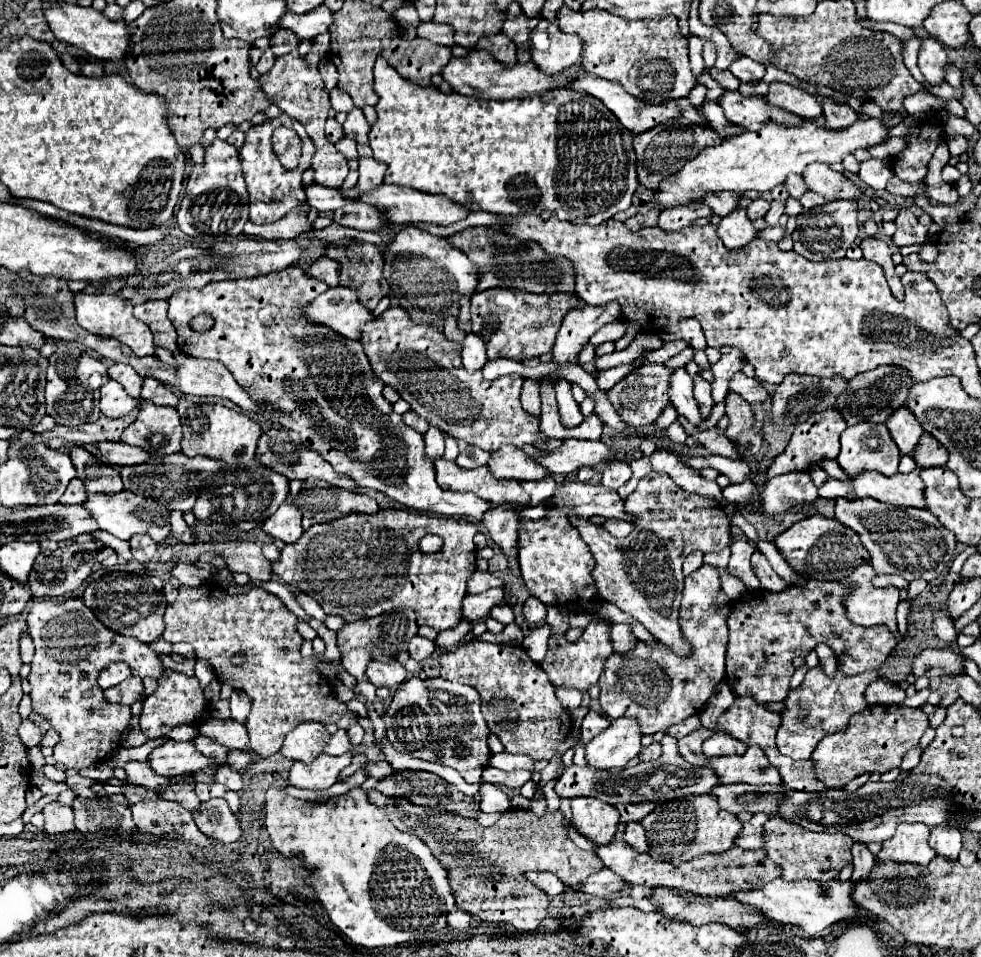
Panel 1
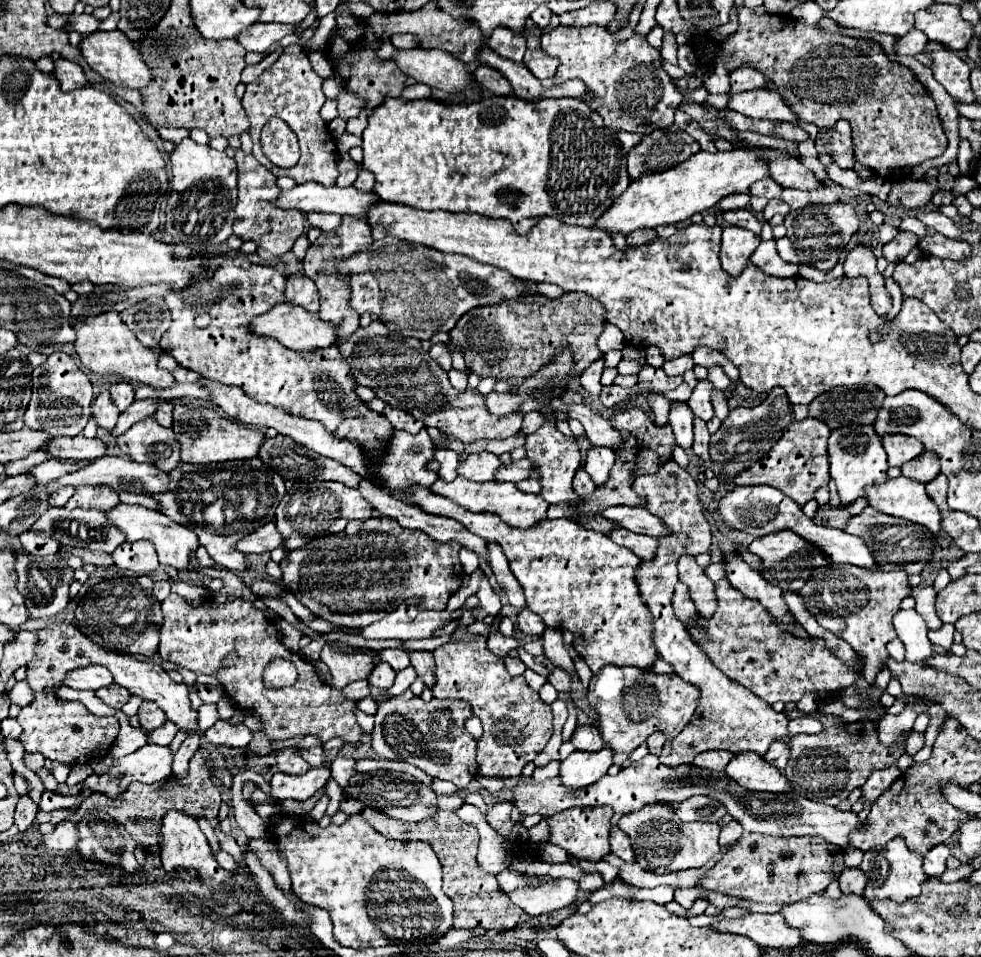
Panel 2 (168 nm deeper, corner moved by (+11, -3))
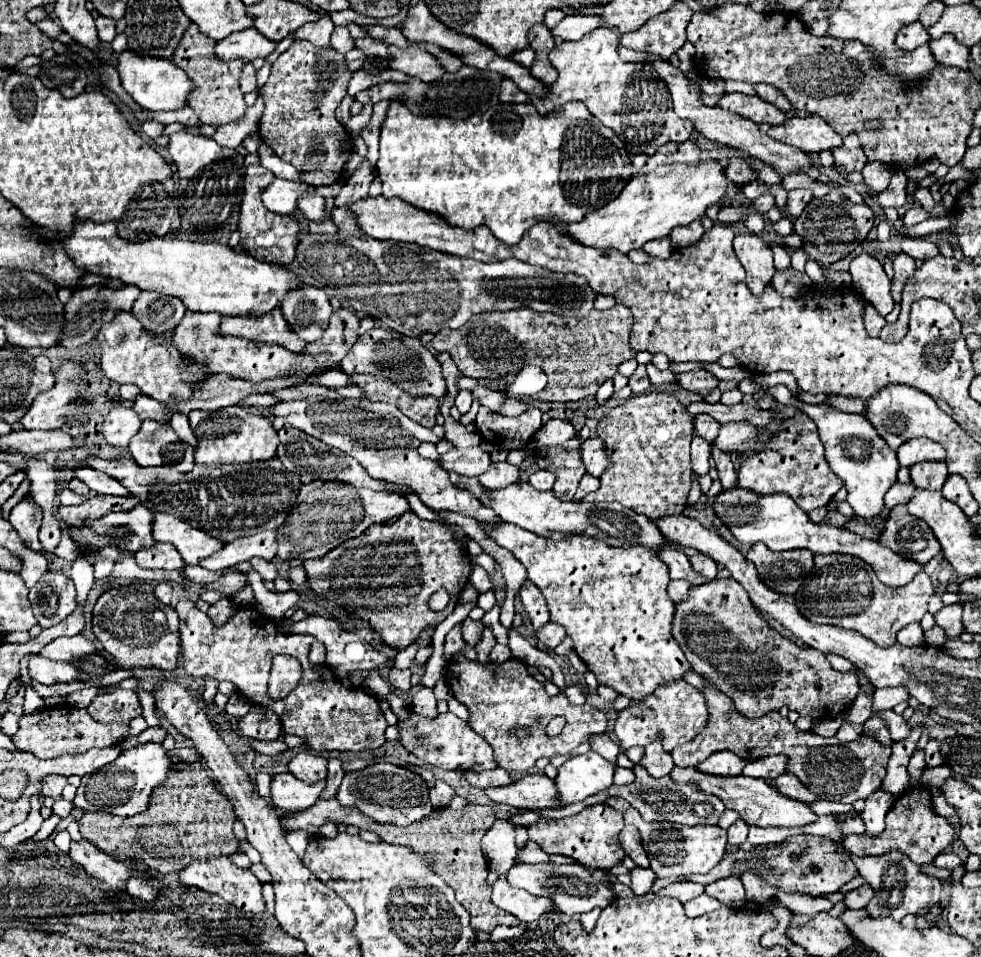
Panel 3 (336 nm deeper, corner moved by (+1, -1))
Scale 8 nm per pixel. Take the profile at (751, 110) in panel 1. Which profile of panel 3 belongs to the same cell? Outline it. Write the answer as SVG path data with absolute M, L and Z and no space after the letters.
M810 115L806 119L792 117L782 125L760 125L760 131L806 153L820 153L824 149L842 145L842 137L818 115Z

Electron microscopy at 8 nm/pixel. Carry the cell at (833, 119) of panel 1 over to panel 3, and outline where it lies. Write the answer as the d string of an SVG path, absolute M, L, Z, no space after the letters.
M850 133L844 139L842 147L832 149L832 153L834 153L834 165L838 165L844 171L862 171L862 167L868 163L856 133Z

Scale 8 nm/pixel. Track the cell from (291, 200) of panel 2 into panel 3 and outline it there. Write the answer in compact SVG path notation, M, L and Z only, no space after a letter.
M274 179L270 183L270 187L264 189L262 201L270 211L280 213L280 215L290 215L296 211L298 199L304 195L312 195L312 193L316 193L314 185L294 183L294 181L286 181L286 179Z

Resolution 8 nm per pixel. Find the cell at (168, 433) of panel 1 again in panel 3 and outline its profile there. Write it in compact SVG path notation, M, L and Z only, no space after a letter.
M144 421L128 449L132 459L144 467L182 463L184 473L194 467L194 447L180 441L170 425L158 421Z

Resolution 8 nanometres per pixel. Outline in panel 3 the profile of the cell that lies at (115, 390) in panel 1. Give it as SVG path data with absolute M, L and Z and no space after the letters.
M118 405L106 415L102 433L110 445L128 447L130 437L134 437L134 433L140 429L140 425L142 425L142 421L132 409Z

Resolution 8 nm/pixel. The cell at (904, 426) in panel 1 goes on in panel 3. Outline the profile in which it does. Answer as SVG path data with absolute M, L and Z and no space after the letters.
M910 439L898 447L898 461L902 467L912 467L920 461L942 461L944 449L930 439Z

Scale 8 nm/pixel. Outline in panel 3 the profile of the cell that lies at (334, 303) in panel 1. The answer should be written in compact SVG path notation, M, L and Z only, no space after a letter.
M280 307L264 313L260 317L224 317L220 325L220 333L228 333L234 337L246 337L250 341L262 343L280 343L290 351L300 353L306 349L306 341L298 337L298 333L286 323Z

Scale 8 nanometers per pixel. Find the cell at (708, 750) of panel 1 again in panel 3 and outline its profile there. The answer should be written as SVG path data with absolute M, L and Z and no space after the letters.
M718 751L718 753L712 753L706 761L702 761L696 769L704 771L704 773L712 773L712 775L730 777L730 775L740 775L742 773L744 761L730 751Z

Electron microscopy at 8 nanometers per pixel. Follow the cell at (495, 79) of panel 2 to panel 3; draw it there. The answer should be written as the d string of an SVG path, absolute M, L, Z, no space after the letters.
M502 79L502 83L500 83L500 101L506 101L506 103L526 103L528 95L522 93L522 89L518 89L518 85L514 85L514 81Z

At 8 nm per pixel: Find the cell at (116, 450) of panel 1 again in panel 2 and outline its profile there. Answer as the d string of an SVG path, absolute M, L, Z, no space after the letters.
M82 435L78 437L52 437L52 443L48 443L46 449L56 459L86 459L96 461L98 457L106 455L106 445L100 439L86 439Z

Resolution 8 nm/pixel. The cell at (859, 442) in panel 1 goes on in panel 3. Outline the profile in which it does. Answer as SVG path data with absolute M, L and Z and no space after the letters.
M798 403L798 409L816 421L820 441L826 447L826 459L830 463L830 469L844 481L844 487L848 489L846 501L850 503L854 513L864 519L876 517L884 507L884 495L896 483L896 471L900 467L896 451L892 451L886 441L882 441L878 431L864 415L840 413L826 405L806 403Z

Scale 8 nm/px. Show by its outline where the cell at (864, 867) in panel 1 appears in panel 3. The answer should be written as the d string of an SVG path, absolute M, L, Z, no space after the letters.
M864 883L858 889L848 891L846 897L844 897L844 903L846 903L848 909L862 909L862 907L866 907L870 903L872 897L874 897L874 889L868 883Z

